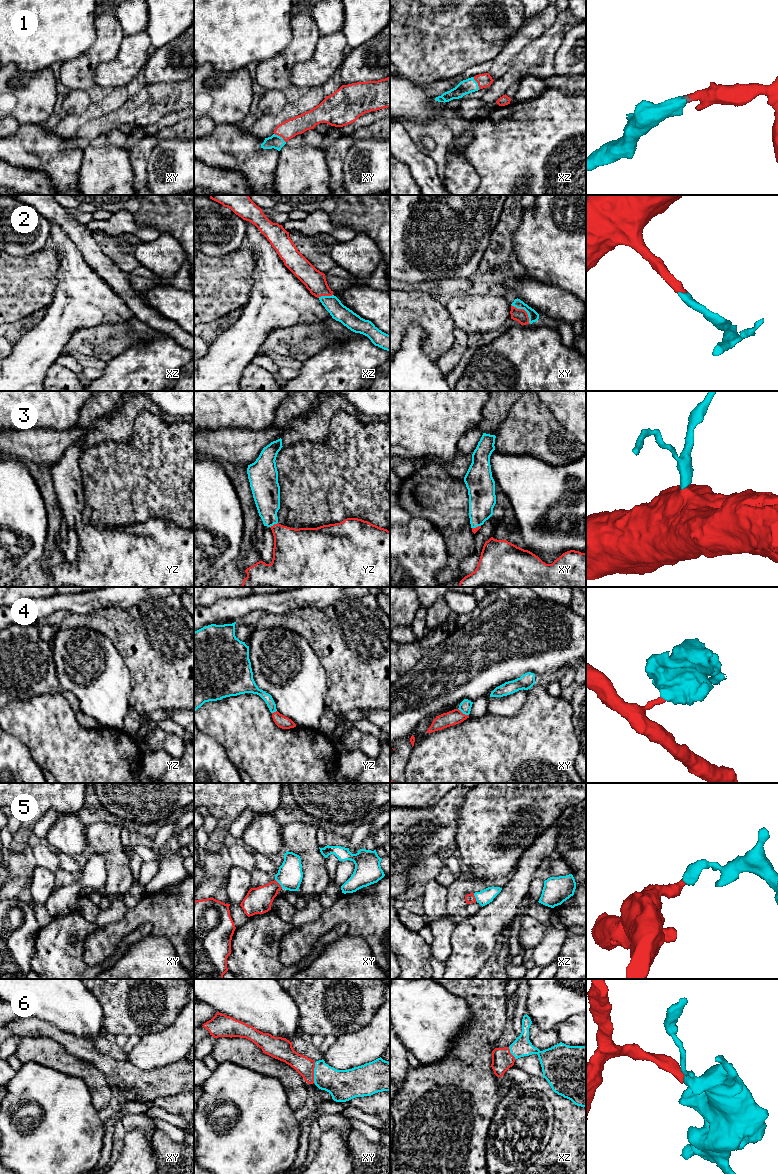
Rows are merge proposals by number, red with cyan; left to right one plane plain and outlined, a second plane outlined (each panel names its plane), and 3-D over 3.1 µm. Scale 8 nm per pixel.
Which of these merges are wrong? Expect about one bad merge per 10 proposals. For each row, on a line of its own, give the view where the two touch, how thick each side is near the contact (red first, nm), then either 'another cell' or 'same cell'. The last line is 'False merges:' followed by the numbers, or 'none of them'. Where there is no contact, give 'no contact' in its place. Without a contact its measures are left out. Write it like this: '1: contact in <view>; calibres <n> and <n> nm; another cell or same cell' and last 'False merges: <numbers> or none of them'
1: contact in xy; calibres 150 and 110 nm; same cell
2: contact in xy; calibres 110 and 80 nm; same cell
3: contact in yz; calibres 320 and 220 nm; same cell
4: contact in xy; calibres 120 and 100 nm; another cell
5: contact in xy; calibres 220 and 200 nm; same cell
6: contact in xy; calibres 150 and 240 nm; same cell
False merges: 4

